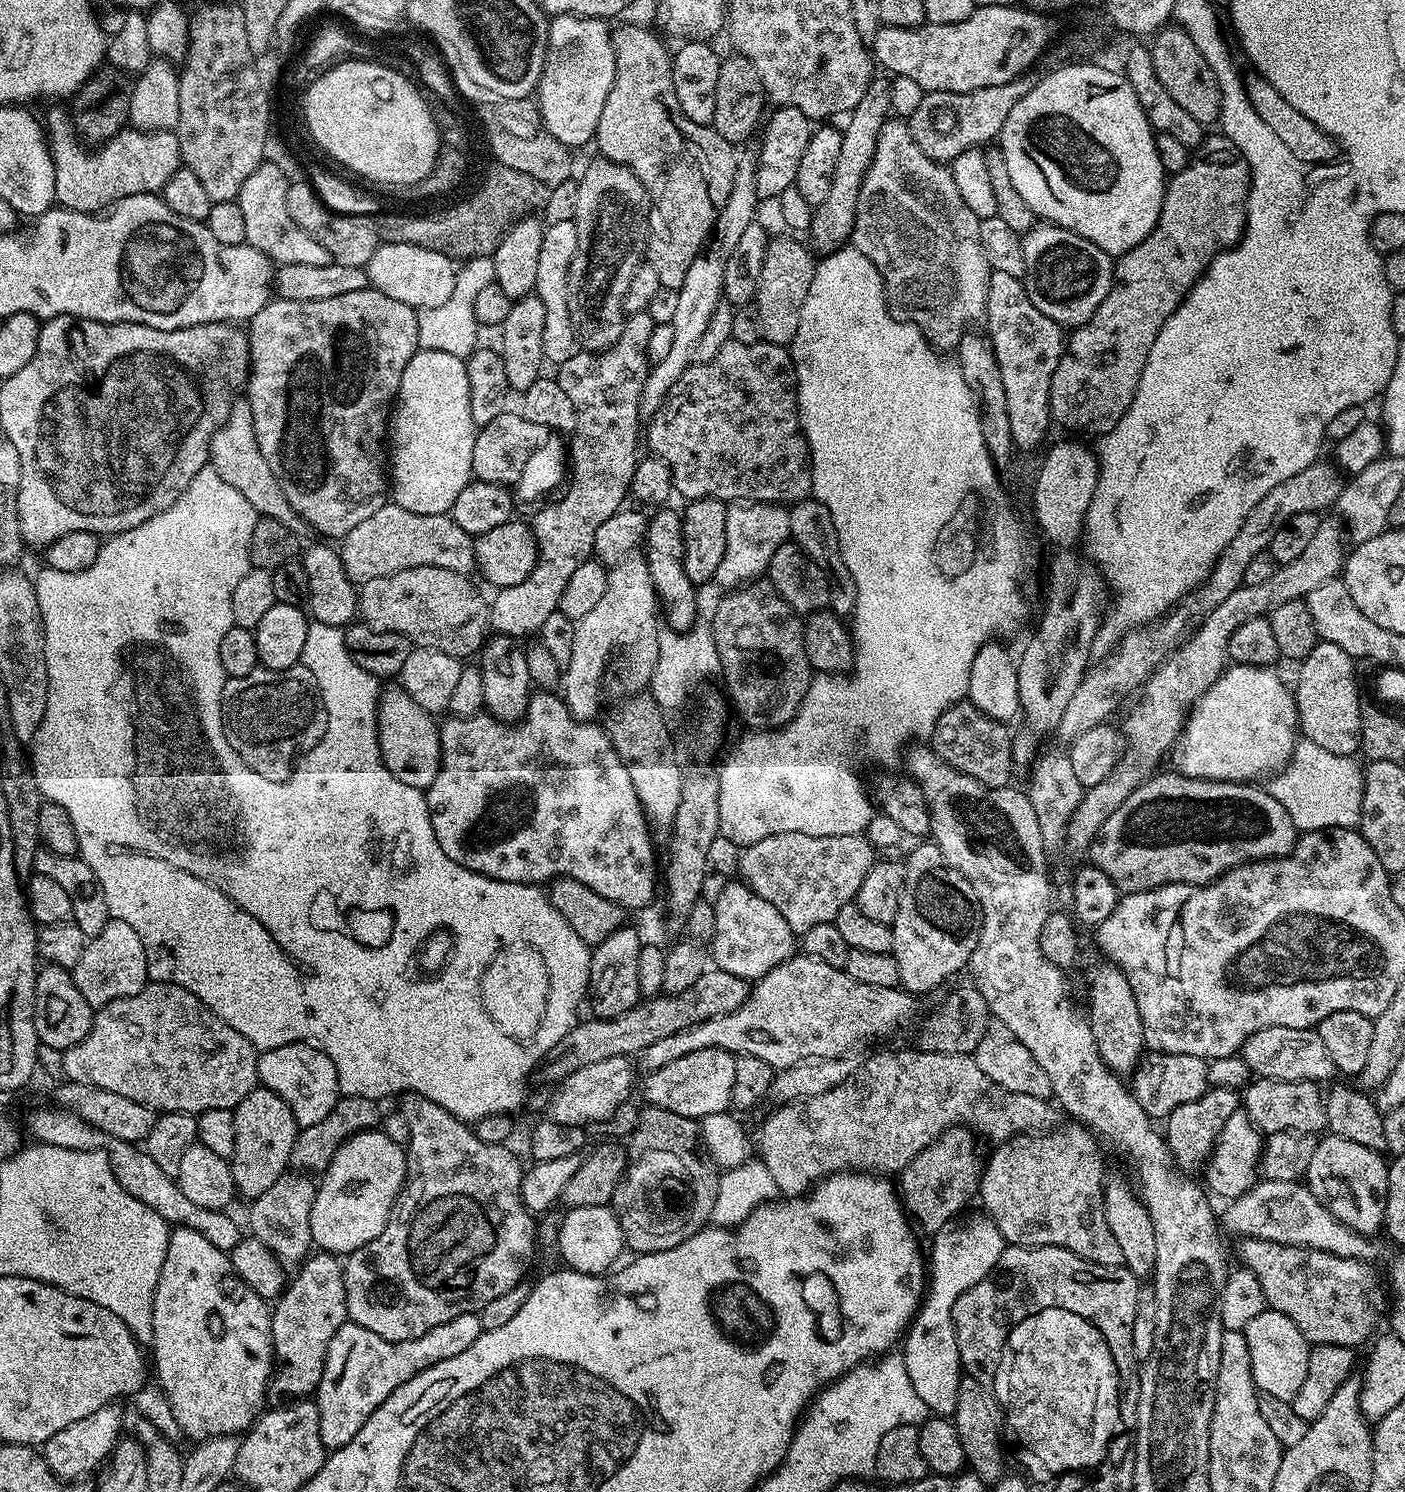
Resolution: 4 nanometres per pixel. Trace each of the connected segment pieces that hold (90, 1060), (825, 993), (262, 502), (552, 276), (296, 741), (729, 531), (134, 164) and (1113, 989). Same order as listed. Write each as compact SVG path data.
M149 982L144 985L141 992L130 998L118 998L114 1002L103 1004L100 1008L95 1009L92 1025L86 1038L82 1038L82 1042L78 1042L74 1046L63 1049L63 1053L62 1072L63 1075L68 1075L65 1077L71 1083L98 1086L102 1090L111 1090L113 1094L123 1094L126 1098L134 1098L134 1102L142 1102L146 1106L150 1106L160 1114L165 1112L199 1114L206 1110L218 1110L219 1108L235 1109L236 1105L242 1102L242 1098L246 1098L246 1094L250 1094L258 1086L258 1066L256 1065L258 1050L255 1046L246 1038L242 1038L242 1034L238 1034L238 1030L234 1030L229 1024L222 1022L222 1018L218 1018L198 997L190 994L190 990L177 984Z
M794 954L755 981L738 1010L670 1034L670 1038L658 1038L642 1054L643 1071L657 1072L677 1058L707 1048L721 1048L735 1057L762 1058L773 1070L810 1060L833 1060L849 1055L851 1048L867 1040L884 1040L910 1027L916 1016L916 1000L900 988L866 986L866 982L854 982L843 968Z
M233 399L224 418L224 423L214 434L208 444L208 459L211 468L222 478L222 482L234 486L250 506L254 506L257 517L274 518L274 522L282 522L291 532L300 534L305 531L304 519L286 502L286 494L282 494L282 486L278 486L278 478L274 478L274 470L262 458L262 450L258 450L258 438L254 434L254 414L250 410L247 399Z
M572 220L547 225L542 238L542 250L538 254L538 282L535 295L546 306L546 330L542 330L544 359L549 365L559 366L576 351L576 331L568 309L568 271L574 258L574 246L578 246L578 230Z
M303 663L296 664L279 672L263 666L257 668L242 678L225 679L220 703L220 717L224 723L224 733L234 746L236 753L254 770L254 774L262 774L270 782L282 782L292 776L296 761L308 753L311 748L326 734L328 719L326 706L322 702L322 694L318 690L318 682L310 670L304 668Z
M763 500L747 502L732 502L727 505L726 514L726 554L722 554L722 562L716 571L715 583L721 584L721 589L731 590L743 588L744 585L759 580L767 573L770 558L774 558L774 550L778 546L789 543L792 531L790 530L790 514L788 508L778 504L766 504Z
M52 108L46 119L46 135L54 168L56 204L72 212L103 212L130 194L159 193L166 186L170 174L182 166L178 138L172 130L141 132L128 126L117 136L105 140L88 156L89 149L76 135L71 115L65 109L63 112L60 108Z
M1103 963L1092 964L1088 968L1086 1019L1092 1027L1094 1042L1104 1065L1114 1073L1128 1074L1140 1063L1146 1048L1142 1018L1138 1014L1138 1002L1126 974L1122 974L1116 964Z

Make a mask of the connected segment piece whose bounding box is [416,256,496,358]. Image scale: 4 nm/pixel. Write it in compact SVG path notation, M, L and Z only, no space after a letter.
M491 256L463 261L456 273L454 294L450 294L450 299L442 302L442 306L422 308L416 313L420 348L423 350L442 350L442 354L454 354L461 358L471 356L478 347L478 341L476 341L478 325L474 318L474 301L483 287L495 282L494 262Z

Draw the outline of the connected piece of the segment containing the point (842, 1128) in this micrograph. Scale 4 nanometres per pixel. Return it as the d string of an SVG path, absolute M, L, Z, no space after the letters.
M909 1048L901 1052L876 1052L838 1086L817 1096L781 1103L777 1112L765 1118L760 1128L758 1156L764 1161L766 1170L770 1170L777 1193L788 1198L803 1196L836 1172L899 1174L947 1128L963 1126L988 1140L1003 1142L1021 1134L1040 1134L1057 1127L1057 1109L1048 1100L1030 1098L1030 1094L1014 1094L990 1082L990 1078L978 1070L971 1055L921 1052Z

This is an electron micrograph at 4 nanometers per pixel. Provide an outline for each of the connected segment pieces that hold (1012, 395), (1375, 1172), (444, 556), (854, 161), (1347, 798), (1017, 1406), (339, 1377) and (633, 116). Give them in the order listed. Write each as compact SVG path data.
M992 272L988 277L987 324L986 335L998 358L998 370L1002 370L1002 387L1006 389L1006 414L1010 414L1012 443L1017 449L1036 448L1043 442L1044 435L1048 432L1048 424L1053 423L1050 410L1050 378L1054 378L1054 370L1058 370L1058 362L1064 353L1065 329L1056 324L1054 318L1046 318L1046 314L1042 314L1042 310L1038 310L1038 306L1030 302L1021 277L1001 272Z
M1328 1134L1317 1139L1316 1149L1311 1155L1310 1166L1306 1173L1308 1189L1350 1230L1362 1233L1363 1236L1375 1237L1384 1227L1384 1211L1386 1210L1386 1190L1388 1189L1388 1164L1379 1152L1366 1146L1358 1146L1358 1142L1350 1142L1350 1138L1338 1138Z
M394 502L384 503L382 510L366 518L366 522L358 522L358 526L354 526L354 530L350 530L350 534L346 534L344 539L339 541L338 551L346 574L357 586L370 582L370 578L398 574L398 570L410 570L414 566L442 566L442 570L465 574L476 568L474 537L466 534L466 530L462 530L462 526L458 526L458 522L454 522L451 515L414 514L410 510L402 510L402 506Z
M884 76L873 77L862 101L849 113L849 122L843 127L842 151L838 153L838 167L834 169L834 182L830 182L826 202L815 205L812 213L810 244L817 253L837 252L851 241L854 230L854 218L858 210L858 190L862 190L862 178L866 178L866 170L870 170L870 162L874 158L874 150L878 146L878 134L892 112L891 81Z
M1300 738L1287 764L1267 781L1266 787L1269 794L1286 806L1286 814L1290 814L1297 833L1356 828L1364 793L1364 773L1356 762L1353 757L1330 754L1330 750L1322 750L1322 746Z
M1064 1300L1064 1304L1048 1304L1048 1310L1038 1314L1040 1318L1030 1323L1028 1326L1020 1326L1014 1330L1010 1344L1004 1352L1002 1358L1002 1366L1000 1366L1000 1374L998 1374L998 1397L1004 1422L1012 1422L1012 1426L1018 1430L1020 1438L1030 1444L1040 1456L1042 1460L1050 1466L1050 1468L1074 1468L1074 1466L1084 1466L1084 1464L1092 1464L1096 1462L1100 1456L1100 1450L1106 1442L1106 1436L1115 1437L1117 1426L1121 1425L1120 1419L1120 1382L1122 1379L1120 1369L1114 1362L1116 1352L1112 1351L1111 1344L1108 1344L1107 1335L1102 1328L1099 1328L1097 1321L1092 1321L1087 1313L1076 1312L1076 1308L1068 1308L1068 1300Z
M474 1312L450 1318L450 1322L434 1326L434 1330L426 1330L422 1338L410 1338L406 1342L390 1342L378 1338L374 1330L366 1330L366 1326L344 1323L338 1334L330 1338L322 1382L314 1393L318 1406L318 1434L322 1434L325 1449L346 1446L346 1442L366 1426L366 1418L370 1418L370 1414L374 1414L374 1410L378 1410L378 1406L382 1406L398 1386L410 1382L410 1378L422 1374L422 1370L462 1354L462 1350L474 1346L481 1331L479 1315Z
M624 24L612 34L614 46L614 86L610 90L610 98L606 98L606 106L602 106L602 118L598 118L598 130L594 137L595 147L600 147L599 155L605 160L613 160L616 164L626 166L646 186L646 190L656 190L656 184L664 182L664 170L668 170L668 162L664 162L666 140L700 140L710 154L708 158L708 180L710 180L710 198L714 210L672 210L658 208L658 204L649 207L648 251L646 262L654 266L658 273L658 282L662 288L680 288L682 278L686 278L686 270L690 270L690 262L705 251L710 237L713 235L716 219L722 206L726 206L726 198L730 198L732 183L736 177L737 157L732 157L734 146L722 138L715 128L707 124L690 122L686 114L682 114L682 106L678 106L678 94L674 94L674 78L672 77L672 56L670 48L663 44L654 33L640 24Z

